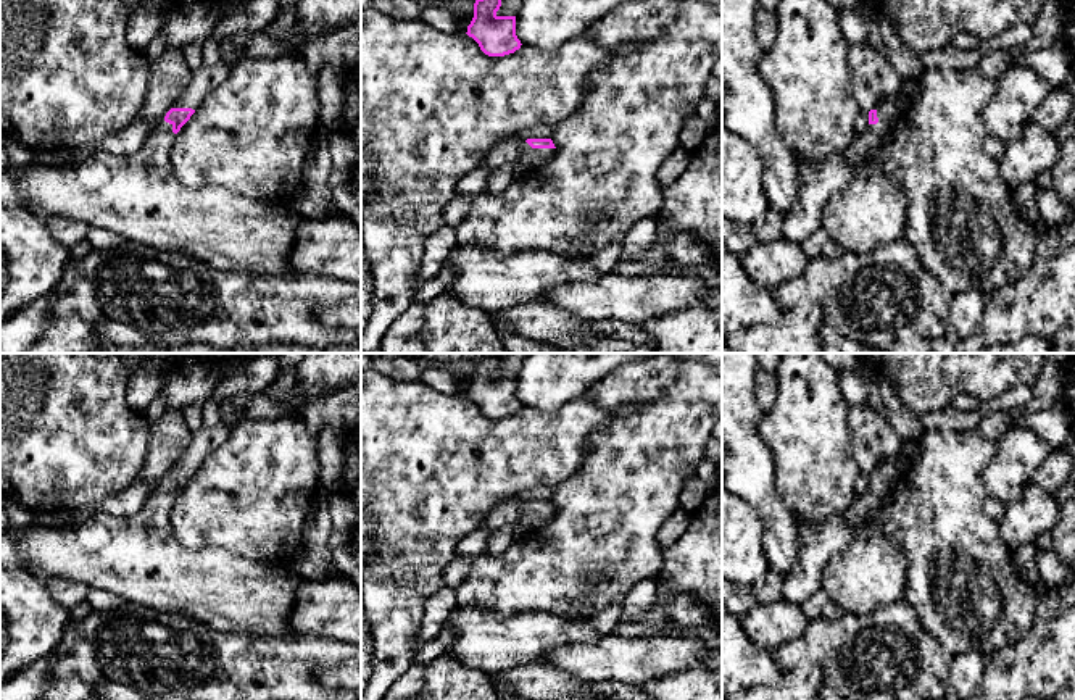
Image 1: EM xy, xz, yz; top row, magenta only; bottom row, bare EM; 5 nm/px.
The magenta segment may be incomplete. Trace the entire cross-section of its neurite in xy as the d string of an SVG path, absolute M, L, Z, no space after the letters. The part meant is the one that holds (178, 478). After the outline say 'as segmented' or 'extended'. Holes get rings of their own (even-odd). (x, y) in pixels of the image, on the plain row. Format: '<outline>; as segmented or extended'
M230 424L201 427L172 469L158 479L145 505L132 516L95 513L82 523L58 529L29 524L16 534L23 566L45 582L77 581L121 597L126 603L174 611L218 632L284 637L293 634L290 613L303 576L293 563L255 561L219 547L190 550L174 535L171 508L203 460L230 434Z; extended

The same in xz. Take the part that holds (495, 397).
M498 355L477 360L474 379L466 394L488 418L504 418L522 406L516 397L516 377L498 377L500 368L501 356Z; as segmented

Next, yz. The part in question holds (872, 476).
M882 460L869 473L869 490L843 513L853 540L825 568L820 587L846 613L865 616L880 606L904 600L907 556L872 516L888 502L899 463Z; extended

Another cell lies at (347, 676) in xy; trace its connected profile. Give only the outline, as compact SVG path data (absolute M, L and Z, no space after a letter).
M348 660L324 668L321 682L327 690L361 690L361 661Z

